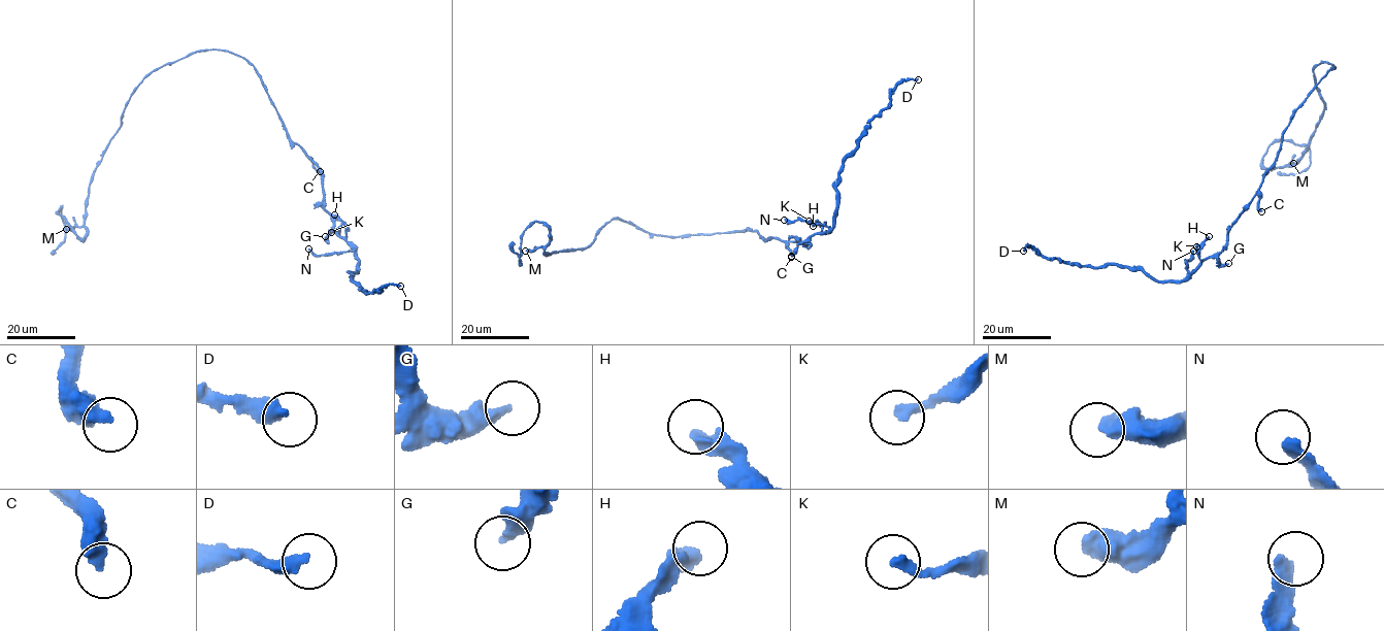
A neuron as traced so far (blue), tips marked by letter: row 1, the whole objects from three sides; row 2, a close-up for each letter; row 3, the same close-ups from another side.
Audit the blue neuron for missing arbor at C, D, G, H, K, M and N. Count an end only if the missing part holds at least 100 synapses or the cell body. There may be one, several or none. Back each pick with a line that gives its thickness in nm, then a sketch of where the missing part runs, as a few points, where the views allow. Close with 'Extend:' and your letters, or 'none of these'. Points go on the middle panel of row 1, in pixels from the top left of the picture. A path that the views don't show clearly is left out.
Extend: none of these

